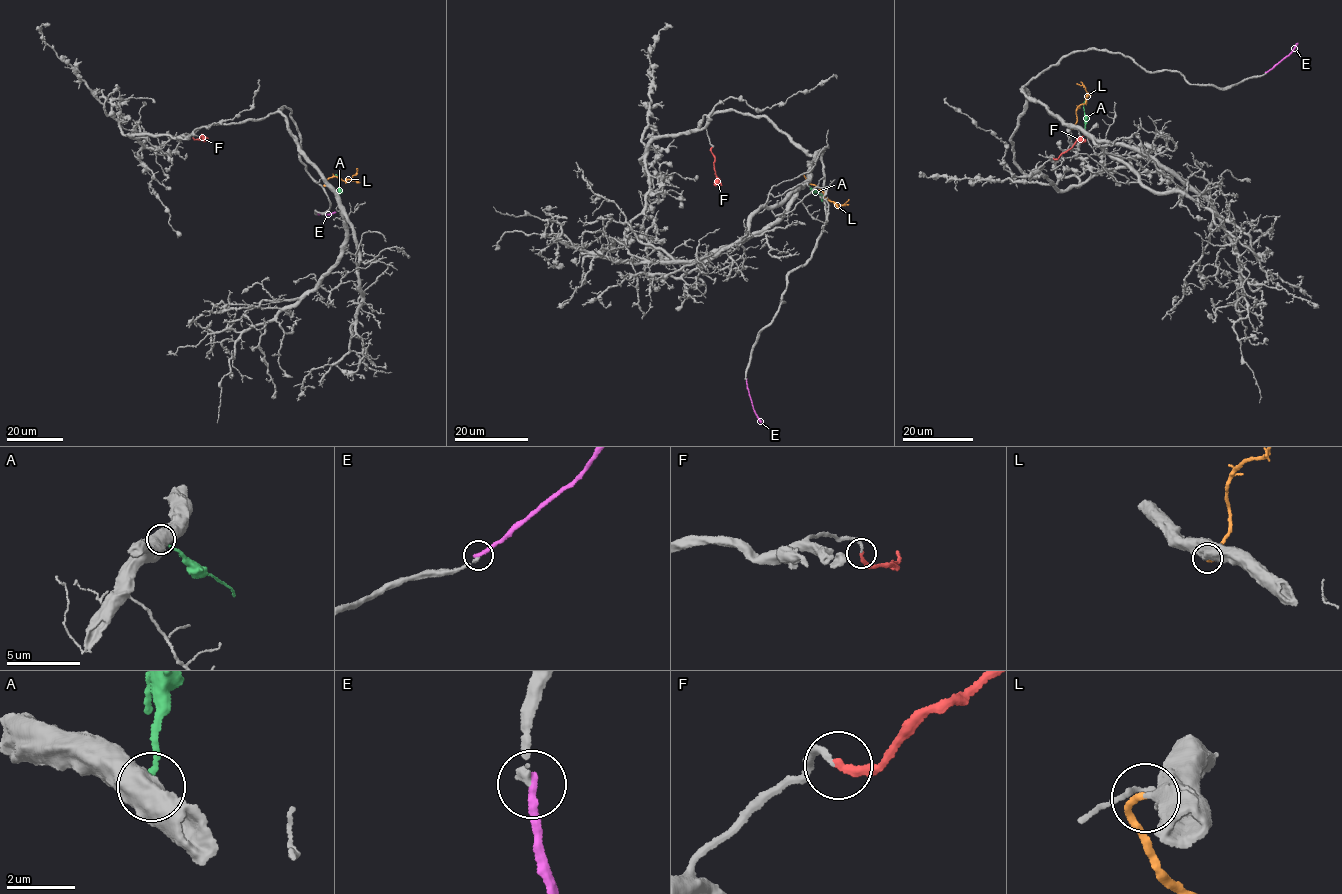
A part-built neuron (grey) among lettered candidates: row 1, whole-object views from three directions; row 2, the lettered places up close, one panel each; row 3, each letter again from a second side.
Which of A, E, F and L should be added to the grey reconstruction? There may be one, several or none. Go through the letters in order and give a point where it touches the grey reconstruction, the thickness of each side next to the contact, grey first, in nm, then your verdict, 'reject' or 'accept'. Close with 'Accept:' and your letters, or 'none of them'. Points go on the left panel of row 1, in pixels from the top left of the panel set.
A: (336, 198) | 700/180 nm | reject
E: (317, 214) | 240/320 nm | reject
F: (193, 137) | 190/240 nm | accept
L: (325, 186) | 500/180 nm | accept
Accept: F, L

